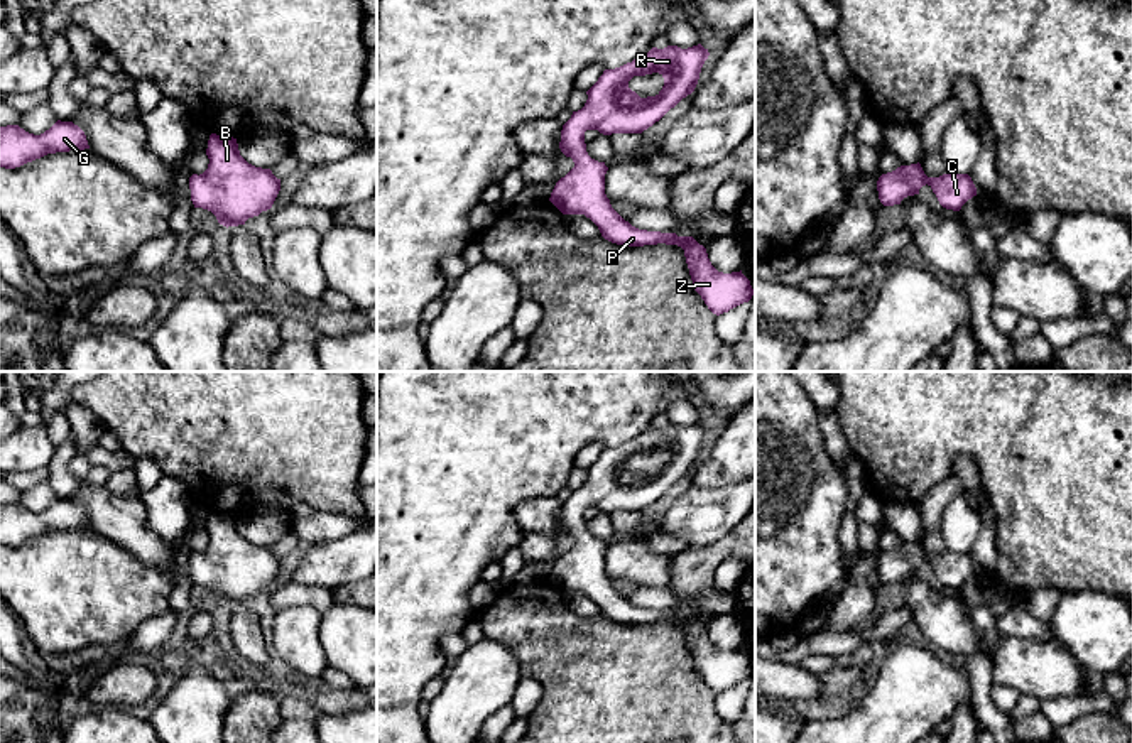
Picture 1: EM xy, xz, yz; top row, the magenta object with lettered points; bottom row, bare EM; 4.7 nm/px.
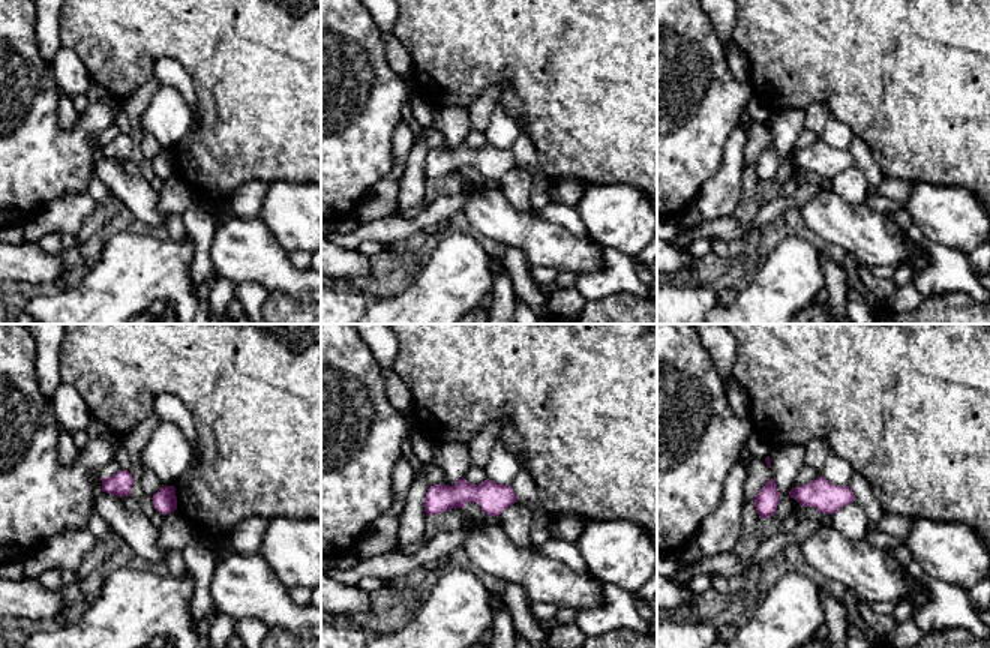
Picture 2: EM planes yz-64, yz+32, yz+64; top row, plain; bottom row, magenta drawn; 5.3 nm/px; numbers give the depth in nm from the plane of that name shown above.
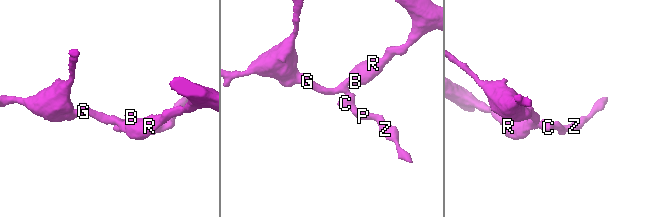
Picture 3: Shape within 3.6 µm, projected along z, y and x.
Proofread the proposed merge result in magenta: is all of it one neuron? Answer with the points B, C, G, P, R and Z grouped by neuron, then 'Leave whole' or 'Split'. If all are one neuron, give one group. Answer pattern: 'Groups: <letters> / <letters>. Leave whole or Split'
Groups: B C G P R Z. Leave whole

